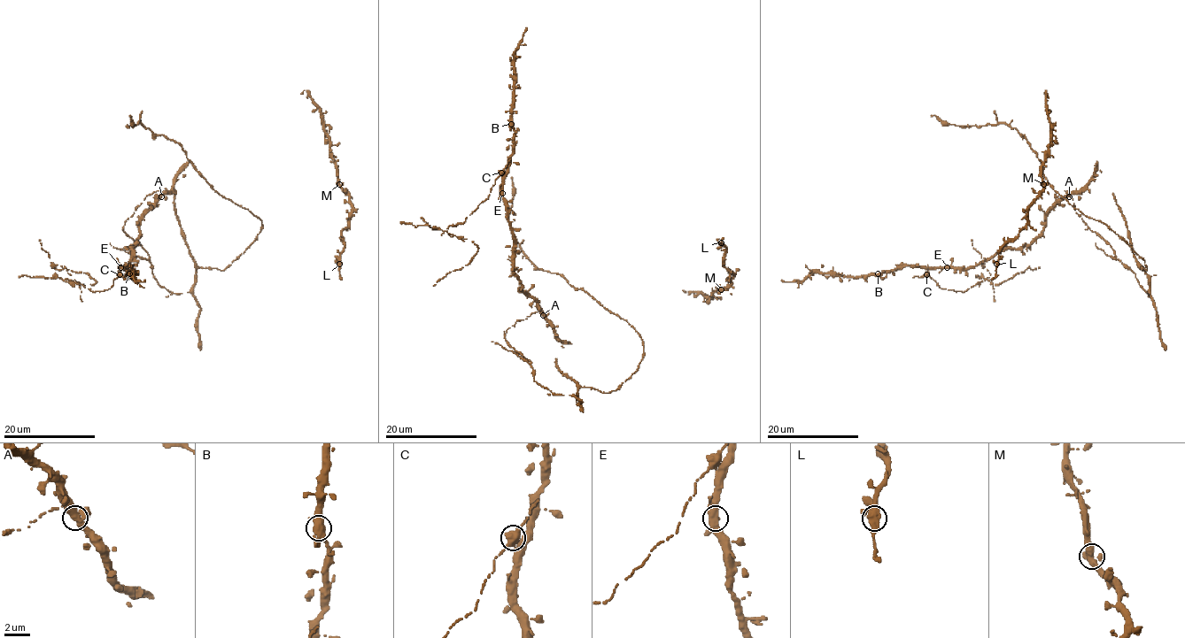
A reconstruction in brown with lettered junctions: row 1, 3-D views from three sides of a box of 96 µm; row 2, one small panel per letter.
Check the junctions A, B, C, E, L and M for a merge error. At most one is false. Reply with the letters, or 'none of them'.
C

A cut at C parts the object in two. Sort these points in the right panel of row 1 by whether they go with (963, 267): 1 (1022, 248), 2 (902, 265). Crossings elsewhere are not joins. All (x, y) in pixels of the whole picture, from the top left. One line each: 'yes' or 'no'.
1: yes
2: yes

